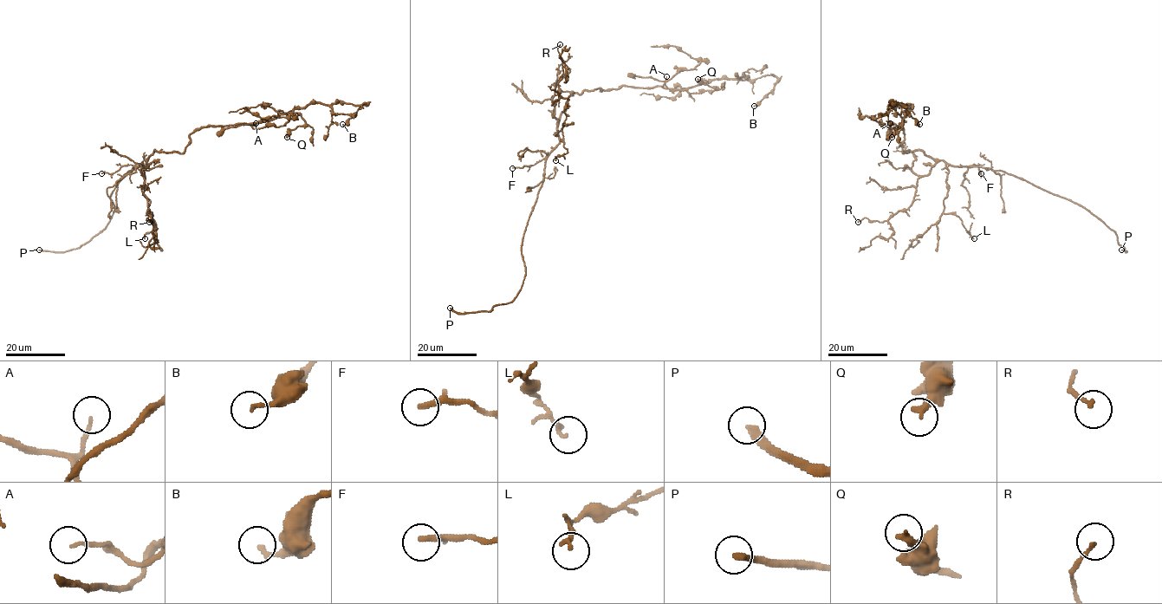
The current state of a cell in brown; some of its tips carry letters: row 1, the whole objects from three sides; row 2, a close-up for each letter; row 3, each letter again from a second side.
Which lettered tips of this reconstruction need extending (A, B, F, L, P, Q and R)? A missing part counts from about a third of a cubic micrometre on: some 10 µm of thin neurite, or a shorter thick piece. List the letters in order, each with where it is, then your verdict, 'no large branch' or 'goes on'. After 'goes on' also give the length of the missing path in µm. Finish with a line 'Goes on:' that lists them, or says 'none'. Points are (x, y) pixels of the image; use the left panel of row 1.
A: at (256, 123); no large branch
B: at (342, 124); no large branch
F: at (101, 173); goes on; about 8 µm are missing
L: at (145, 238); no large branch
P: at (39, 250); goes on; about 25 µm are missing
Q: at (287, 137); no large branch
R: at (149, 222); no large branch
Goes on: F, P

